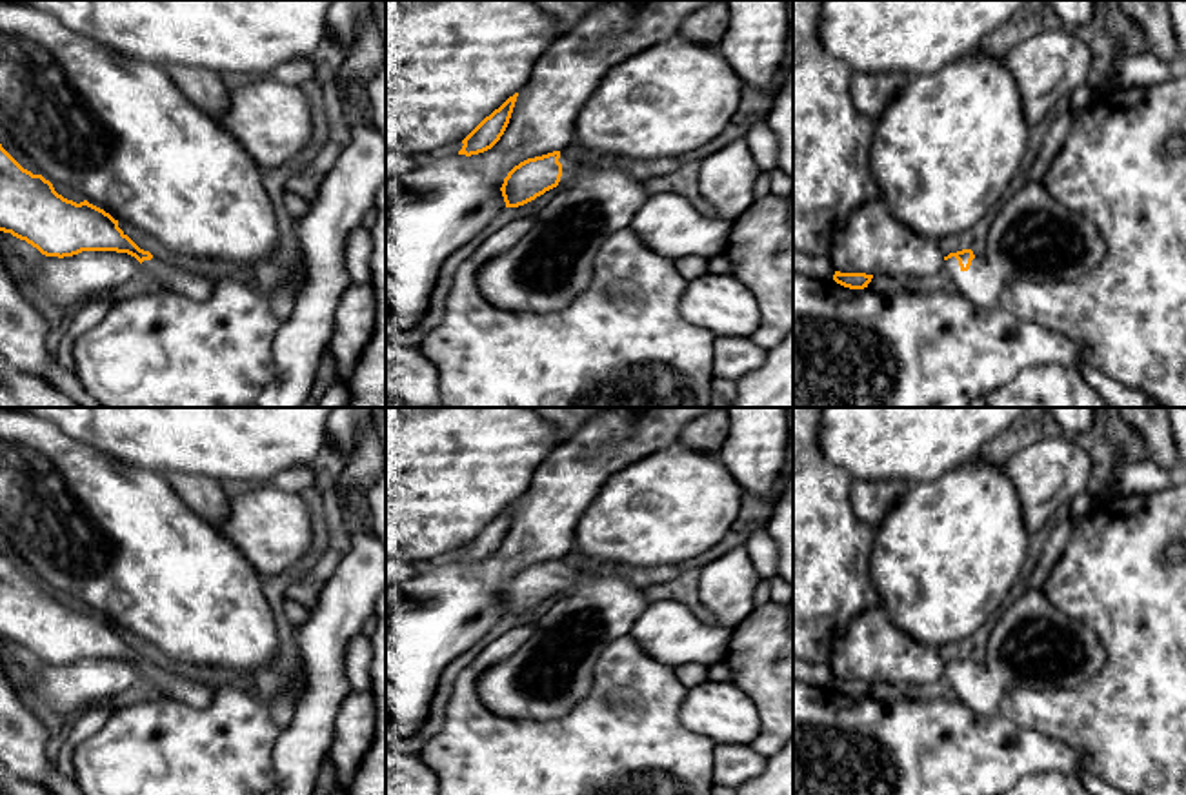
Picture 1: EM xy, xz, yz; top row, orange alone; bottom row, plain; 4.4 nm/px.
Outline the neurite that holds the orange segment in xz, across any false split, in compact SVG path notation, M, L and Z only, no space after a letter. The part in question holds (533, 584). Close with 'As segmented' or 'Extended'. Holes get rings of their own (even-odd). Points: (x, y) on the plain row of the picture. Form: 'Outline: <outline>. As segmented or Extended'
Outline: M560 559L528 566L515 573L500 595L506 615L524 613L549 597L555 604L535 622L531 639L477 680L482 704L509 719L553 720L568 713L593 684L593 666L604 648L629 635L651 604L642 588L624 577L580 573Z. Extended

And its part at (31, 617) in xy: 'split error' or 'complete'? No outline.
split error

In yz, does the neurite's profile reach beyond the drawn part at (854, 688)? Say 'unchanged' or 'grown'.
unchanged

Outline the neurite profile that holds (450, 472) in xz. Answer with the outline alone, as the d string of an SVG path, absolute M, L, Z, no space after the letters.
M386 408L386 560L462 549L528 491L555 446L555 424L533 408Z

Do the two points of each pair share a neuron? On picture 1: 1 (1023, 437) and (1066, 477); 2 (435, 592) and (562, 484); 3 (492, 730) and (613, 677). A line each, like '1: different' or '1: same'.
1: different
2: same
3: same

